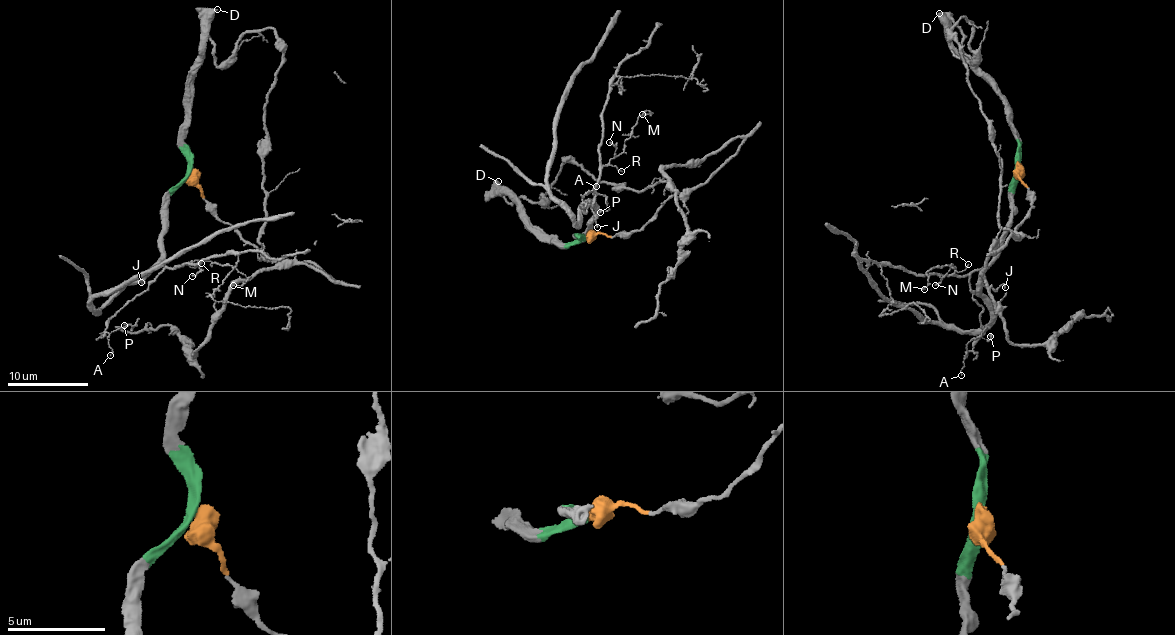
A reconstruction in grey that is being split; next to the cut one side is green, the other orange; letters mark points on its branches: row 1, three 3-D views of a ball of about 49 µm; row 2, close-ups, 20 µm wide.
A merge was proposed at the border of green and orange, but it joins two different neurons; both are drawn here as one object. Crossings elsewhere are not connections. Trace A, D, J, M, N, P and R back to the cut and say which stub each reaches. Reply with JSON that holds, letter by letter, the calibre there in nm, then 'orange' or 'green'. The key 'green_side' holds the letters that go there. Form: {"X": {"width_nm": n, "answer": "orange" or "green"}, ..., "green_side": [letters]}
{"A": {"width_nm": 80, "answer": "green"}, "D": {"width_nm": 480, "answer": "green"}, "J": {"width_nm": 120, "answer": "green"}, "M": {"width_nm": 130, "answer": "green"}, "N": {"width_nm": 120, "answer": "green"}, "P": {"width_nm": 100, "answer": "green"}, "R": {"width_nm": 90, "answer": "green"}, "green_side": ["A", "D", "J", "M", "N", "P", "R"]}

